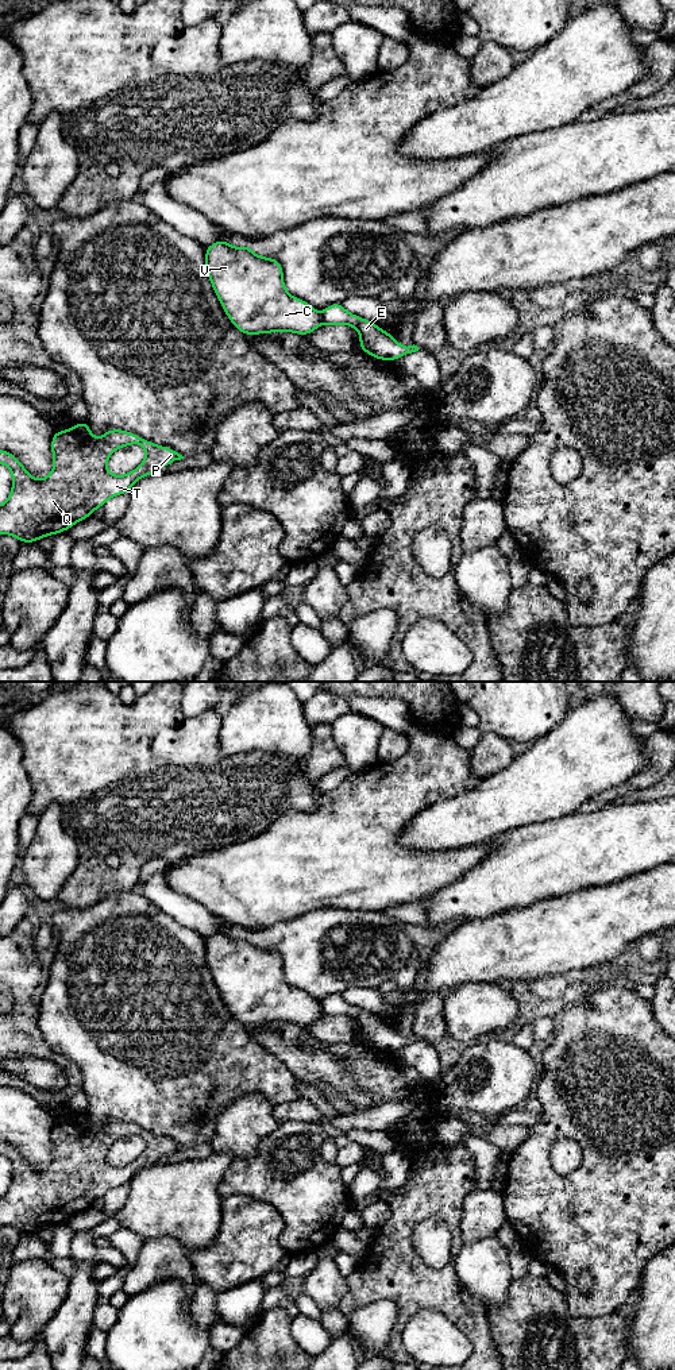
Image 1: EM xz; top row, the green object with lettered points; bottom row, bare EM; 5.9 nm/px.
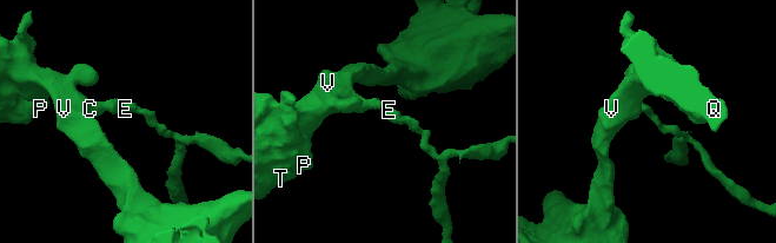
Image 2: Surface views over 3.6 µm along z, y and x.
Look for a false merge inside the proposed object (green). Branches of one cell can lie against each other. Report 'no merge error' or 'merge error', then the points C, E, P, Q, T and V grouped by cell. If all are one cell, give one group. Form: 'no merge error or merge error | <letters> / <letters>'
merge error | C P Q T V / E

